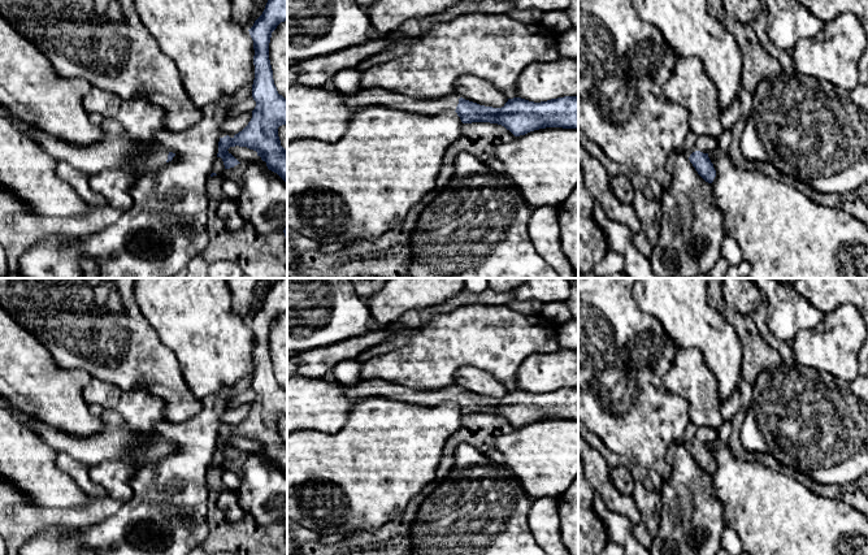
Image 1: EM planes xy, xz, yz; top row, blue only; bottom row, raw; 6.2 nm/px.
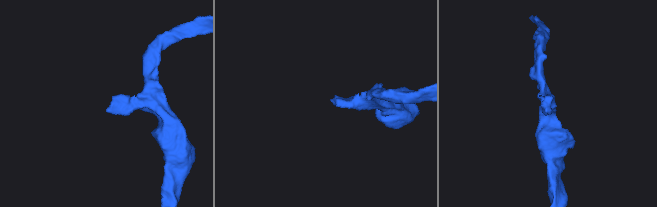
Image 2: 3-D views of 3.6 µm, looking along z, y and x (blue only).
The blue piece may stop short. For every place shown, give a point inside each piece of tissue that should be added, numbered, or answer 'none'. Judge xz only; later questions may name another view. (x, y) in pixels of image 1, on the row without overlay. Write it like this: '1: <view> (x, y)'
1: xz (372, 387)

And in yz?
1: yz (704, 434)

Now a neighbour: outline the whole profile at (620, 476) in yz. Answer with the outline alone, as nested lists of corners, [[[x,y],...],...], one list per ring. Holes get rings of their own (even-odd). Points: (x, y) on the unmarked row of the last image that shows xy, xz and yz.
[[[622,465],[609,468],[609,477],[616,489],[624,495],[632,495],[635,487],[634,478],[629,469]]]

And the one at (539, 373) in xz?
[[[578,351],[535,352],[517,369],[515,389],[541,394],[564,387],[578,387]]]

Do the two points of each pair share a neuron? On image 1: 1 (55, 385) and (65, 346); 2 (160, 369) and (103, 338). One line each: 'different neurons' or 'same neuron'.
1: different neurons
2: same neuron

